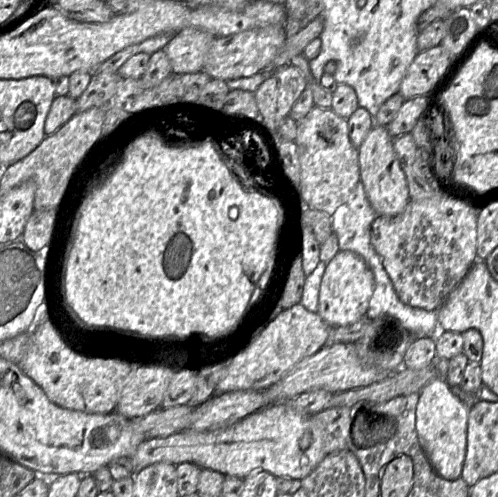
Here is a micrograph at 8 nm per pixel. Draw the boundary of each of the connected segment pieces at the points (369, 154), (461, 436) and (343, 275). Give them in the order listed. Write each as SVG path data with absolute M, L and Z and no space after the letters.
M374 125L358 148L360 181L369 203L377 215L395 216L403 212L410 201L405 174L393 147L386 126Z
M436 377L422 388L416 408L416 431L434 470L446 480L461 477L467 449L469 408L452 392L448 383Z
M340 250L326 265L317 313L331 327L351 325L365 317L373 291L373 274L365 260L353 251Z

